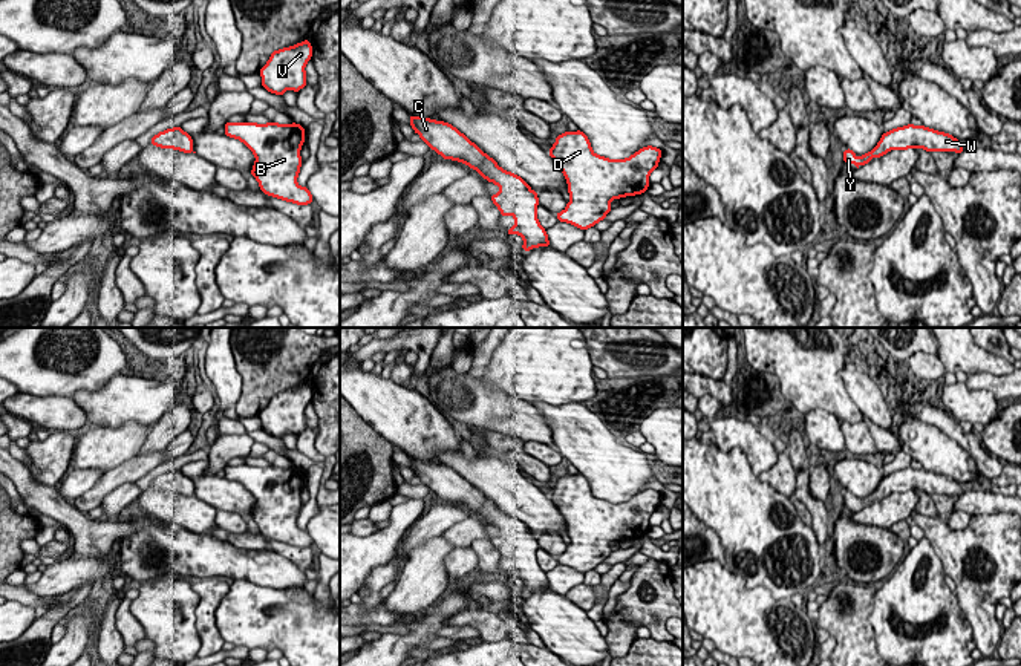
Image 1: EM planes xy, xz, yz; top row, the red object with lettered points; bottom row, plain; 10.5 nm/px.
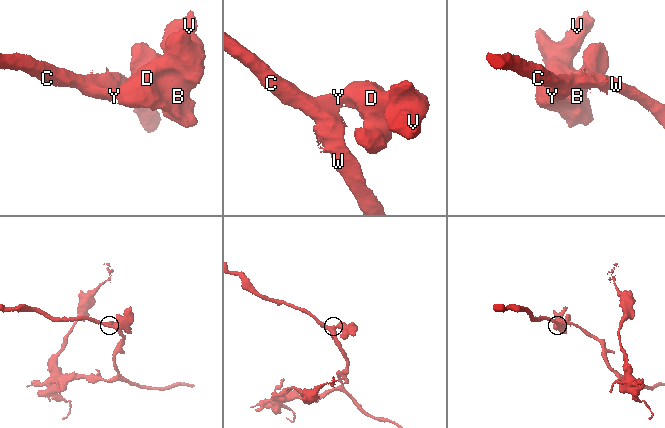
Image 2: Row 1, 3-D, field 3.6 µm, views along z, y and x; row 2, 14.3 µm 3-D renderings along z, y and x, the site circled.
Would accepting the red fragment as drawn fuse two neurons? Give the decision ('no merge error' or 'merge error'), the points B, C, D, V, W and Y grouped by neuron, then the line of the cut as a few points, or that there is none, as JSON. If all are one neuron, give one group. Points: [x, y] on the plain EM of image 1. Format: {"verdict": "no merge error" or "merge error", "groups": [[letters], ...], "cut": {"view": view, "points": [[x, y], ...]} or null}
{"verdict": "no merge error", "groups": [["B", "C", "D", "V", "W", "Y"]], "cut": null}

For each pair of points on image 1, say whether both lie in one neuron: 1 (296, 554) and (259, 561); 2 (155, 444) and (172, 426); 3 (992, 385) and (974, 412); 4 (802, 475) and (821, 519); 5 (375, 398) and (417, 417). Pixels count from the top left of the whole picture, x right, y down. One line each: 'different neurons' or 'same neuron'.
1: different neurons
2: same neuron
3: different neurons
4: same neuron
5: same neuron

